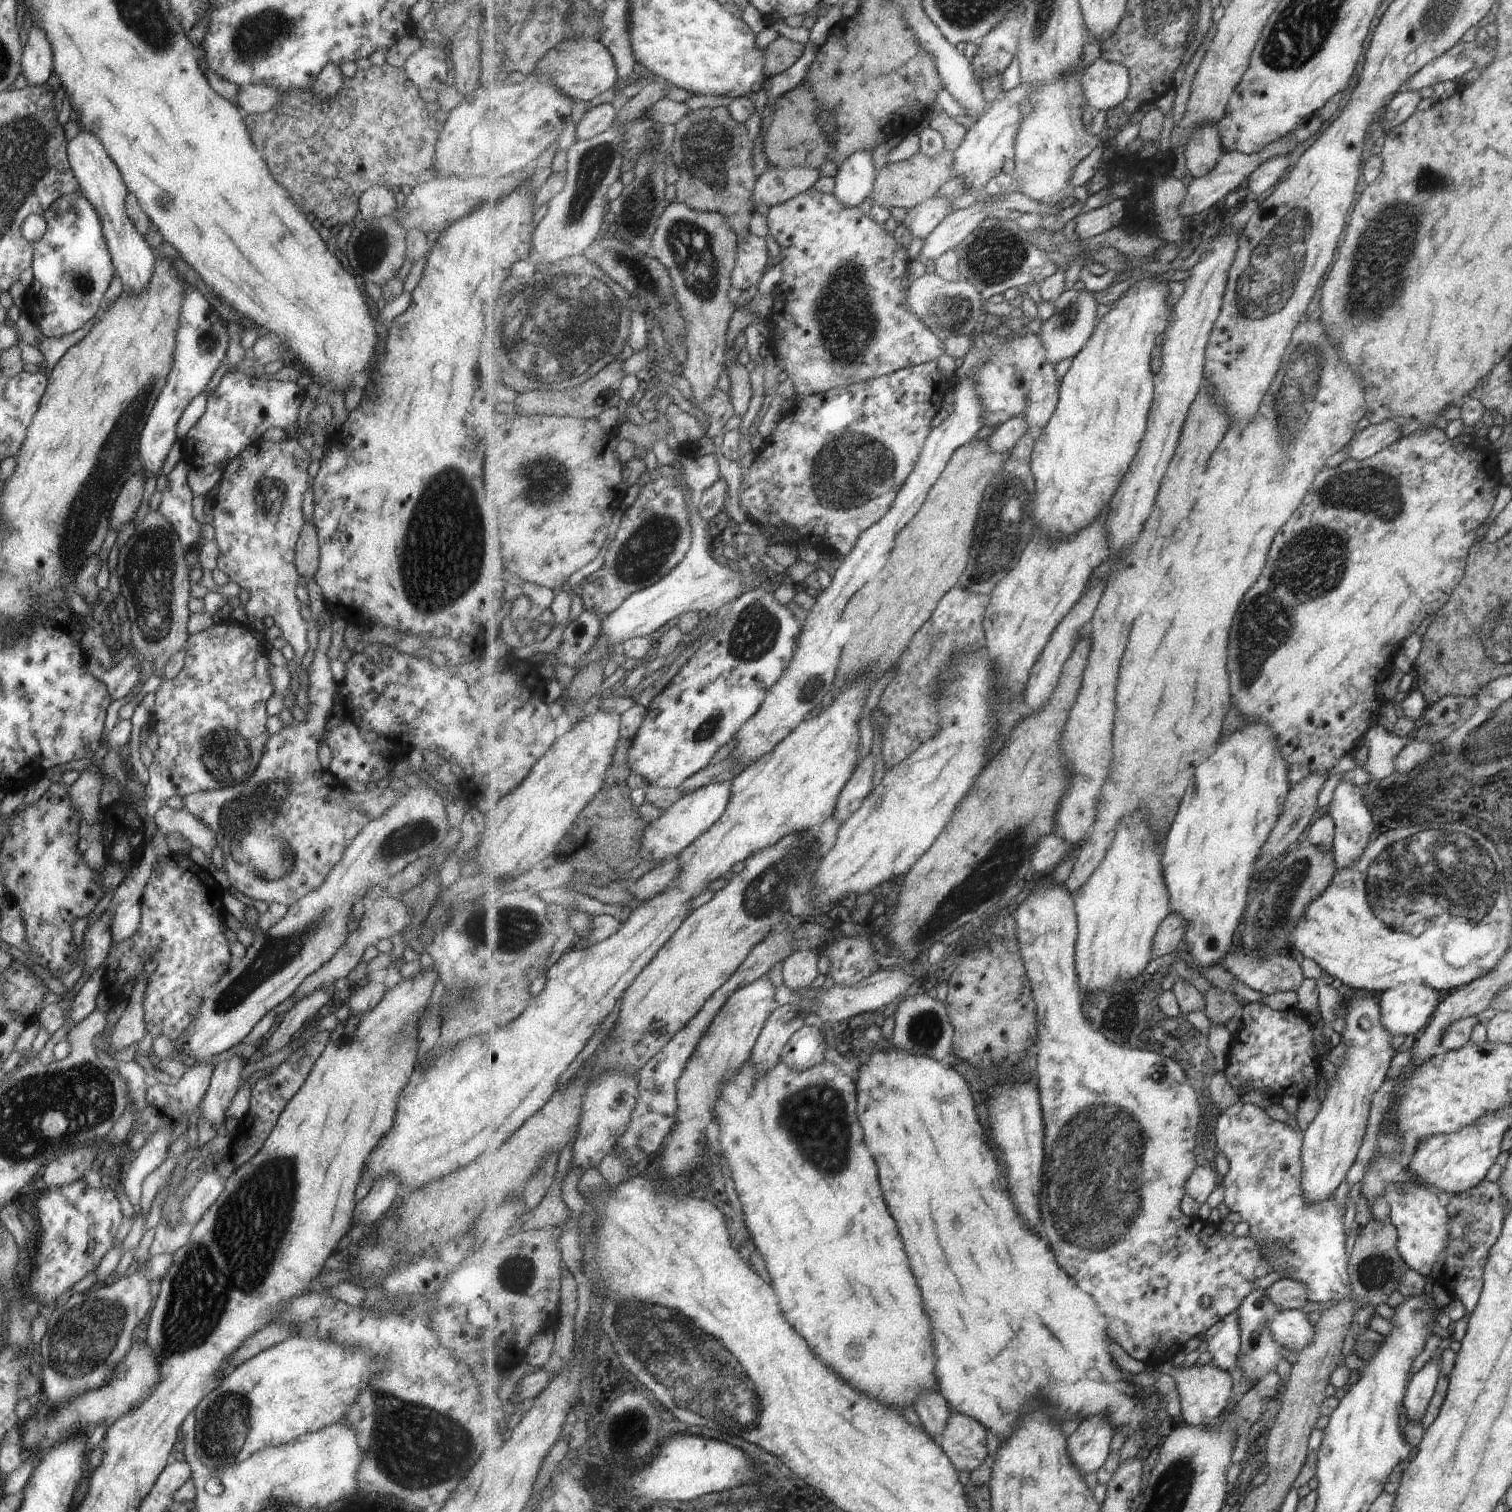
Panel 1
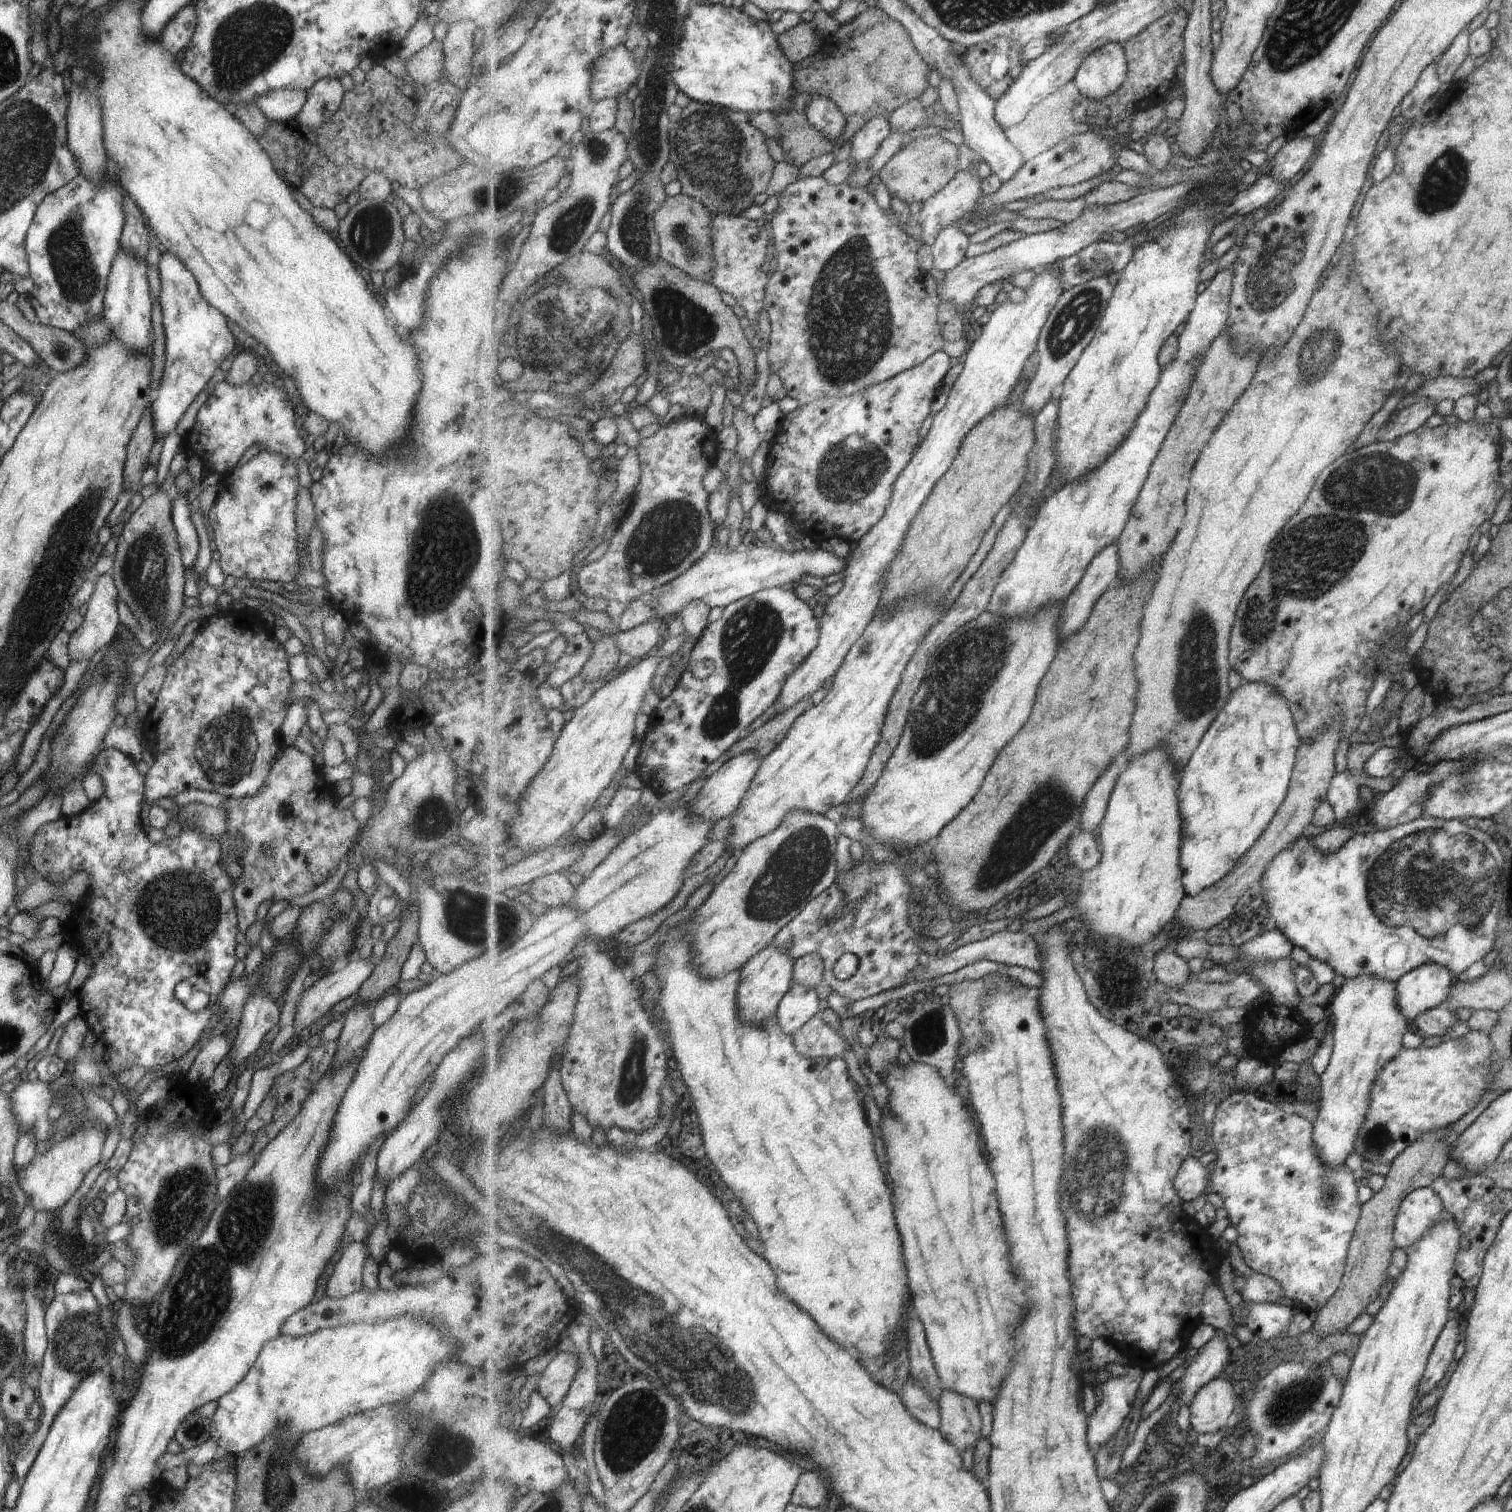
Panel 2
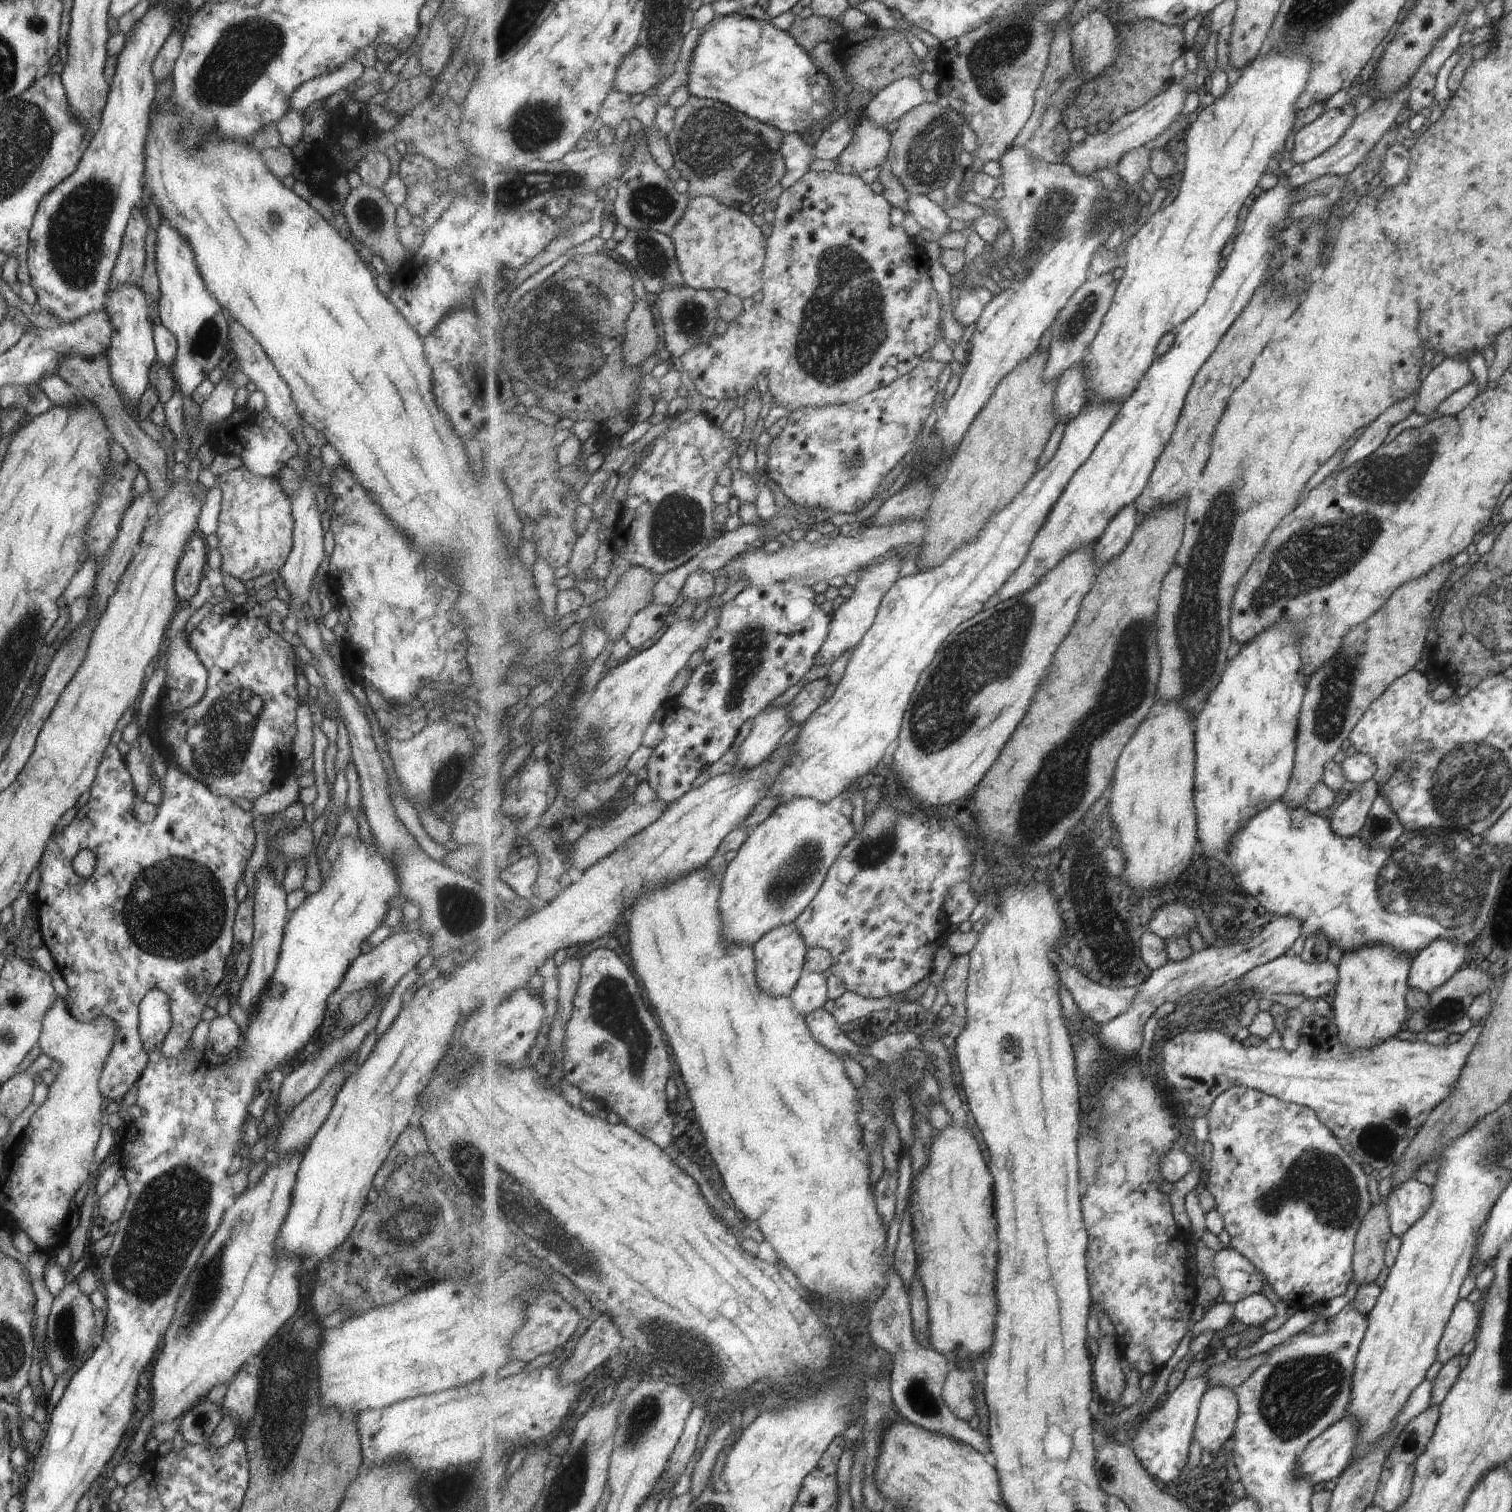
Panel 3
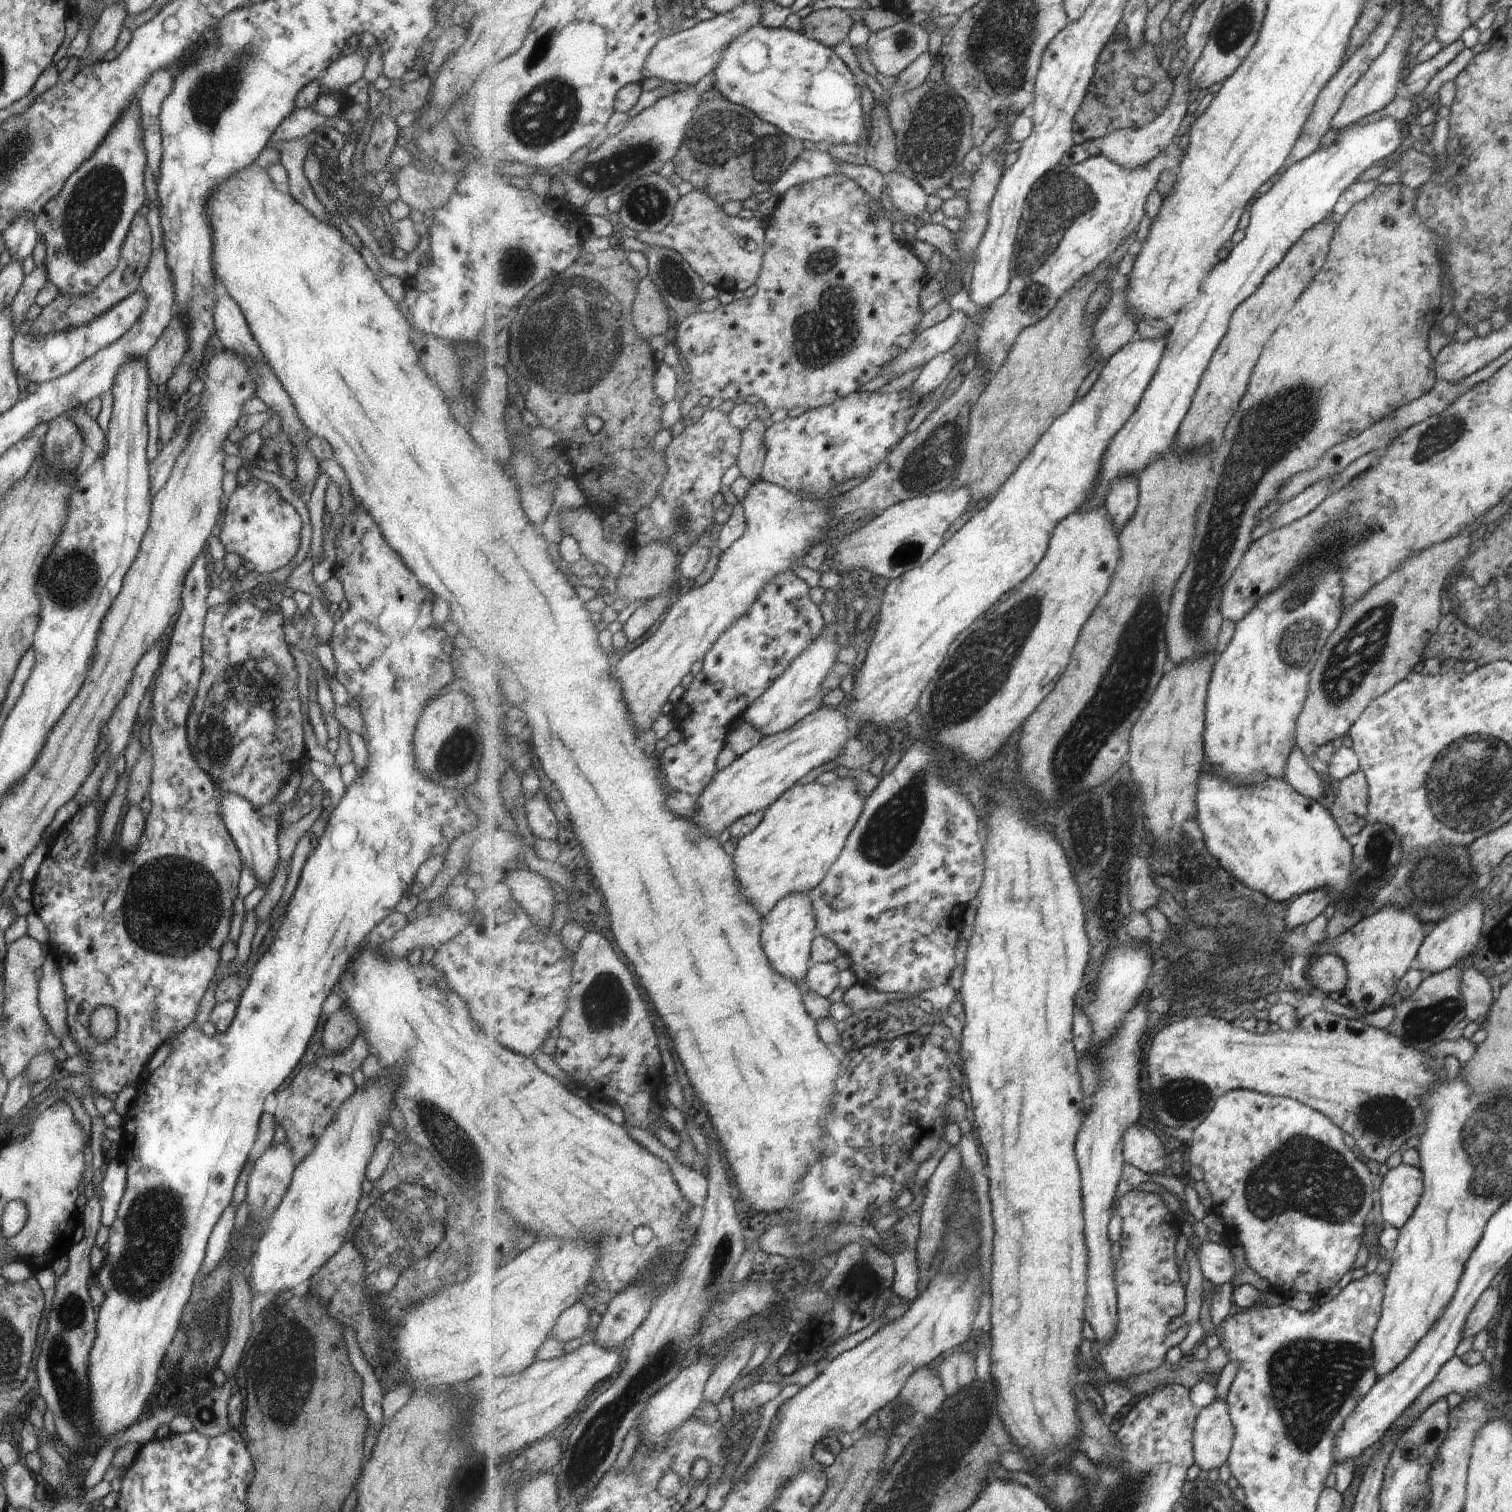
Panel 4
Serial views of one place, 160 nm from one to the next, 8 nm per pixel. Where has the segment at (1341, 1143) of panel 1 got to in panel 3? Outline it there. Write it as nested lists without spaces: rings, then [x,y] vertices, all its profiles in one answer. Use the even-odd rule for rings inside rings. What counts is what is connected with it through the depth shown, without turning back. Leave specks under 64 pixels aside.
[[[1361,946],[1353,952],[1343,952],[1337,968],[1338,980],[1331,1004],[1332,1020],[1337,1026],[1337,1038],[1345,1050],[1371,1048],[1403,1030],[1408,1009],[1405,1004],[1407,974],[1411,960],[1393,952],[1387,946]]]

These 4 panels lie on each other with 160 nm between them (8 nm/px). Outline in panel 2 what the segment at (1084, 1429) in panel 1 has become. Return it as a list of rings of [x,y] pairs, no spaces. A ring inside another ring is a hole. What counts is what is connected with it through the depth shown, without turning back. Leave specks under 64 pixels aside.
[[[1132,1370],[1121,1378],[1109,1377],[1099,1385],[1097,1407],[1088,1415],[1087,1440],[1094,1453],[1121,1430],[1125,1418],[1133,1410],[1141,1378],[1142,1371]]]

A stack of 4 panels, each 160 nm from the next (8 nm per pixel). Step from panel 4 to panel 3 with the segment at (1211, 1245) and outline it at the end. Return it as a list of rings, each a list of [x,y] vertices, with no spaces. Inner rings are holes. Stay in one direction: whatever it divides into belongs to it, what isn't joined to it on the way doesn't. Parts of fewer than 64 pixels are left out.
[[[1231,1248],[1216,1252],[1213,1258],[1215,1278],[1221,1286],[1221,1294],[1229,1303],[1237,1303],[1251,1294],[1260,1294],[1265,1286],[1265,1276],[1243,1254]]]

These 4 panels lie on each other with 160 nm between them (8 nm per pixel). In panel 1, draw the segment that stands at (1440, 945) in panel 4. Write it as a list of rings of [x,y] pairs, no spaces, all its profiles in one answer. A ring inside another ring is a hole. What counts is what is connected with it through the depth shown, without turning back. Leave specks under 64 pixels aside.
[[[1413,980],[1400,983],[1381,993],[1379,1024],[1393,1037],[1401,1034],[1410,1040],[1428,1024],[1438,997],[1437,990],[1427,984],[1415,984]]]

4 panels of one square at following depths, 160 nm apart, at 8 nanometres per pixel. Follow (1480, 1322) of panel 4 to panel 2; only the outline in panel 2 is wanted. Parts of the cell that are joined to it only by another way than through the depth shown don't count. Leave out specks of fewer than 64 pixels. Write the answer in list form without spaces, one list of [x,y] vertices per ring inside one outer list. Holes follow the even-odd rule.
[[[1450,1316],[1428,1354],[1425,1370],[1421,1374],[1419,1384],[1417,1384],[1417,1396],[1429,1394],[1437,1382],[1441,1382],[1441,1378],[1445,1376],[1449,1364],[1454,1361],[1453,1348],[1455,1348],[1458,1340],[1457,1330],[1457,1318]]]

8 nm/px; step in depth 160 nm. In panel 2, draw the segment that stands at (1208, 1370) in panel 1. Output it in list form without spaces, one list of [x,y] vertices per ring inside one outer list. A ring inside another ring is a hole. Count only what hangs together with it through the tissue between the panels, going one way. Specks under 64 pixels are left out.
[[[1223,1378],[1201,1388],[1193,1404],[1188,1406],[1191,1428],[1198,1434],[1211,1434],[1227,1426],[1231,1414],[1237,1412],[1238,1392],[1236,1384]]]

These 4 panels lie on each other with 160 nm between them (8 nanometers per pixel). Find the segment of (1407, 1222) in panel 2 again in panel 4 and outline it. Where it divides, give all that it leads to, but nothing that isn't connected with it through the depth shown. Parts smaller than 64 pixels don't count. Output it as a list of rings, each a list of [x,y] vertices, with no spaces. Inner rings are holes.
[[[1401,1163],[1387,1170],[1379,1183],[1381,1187],[1376,1198],[1381,1205],[1384,1225],[1399,1229],[1407,1222],[1423,1194],[1420,1169]]]

